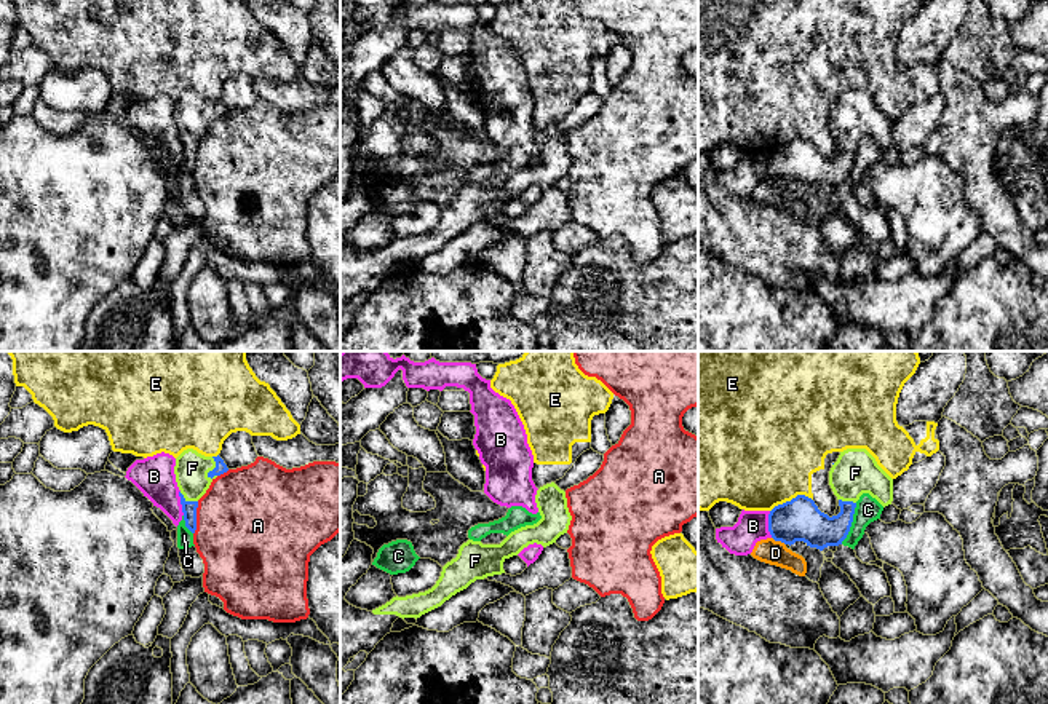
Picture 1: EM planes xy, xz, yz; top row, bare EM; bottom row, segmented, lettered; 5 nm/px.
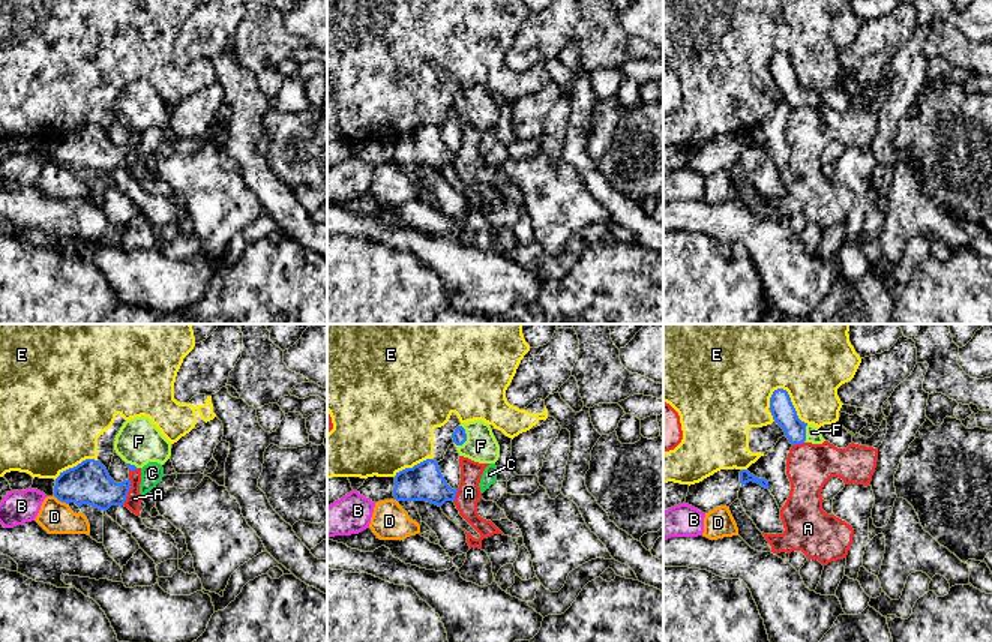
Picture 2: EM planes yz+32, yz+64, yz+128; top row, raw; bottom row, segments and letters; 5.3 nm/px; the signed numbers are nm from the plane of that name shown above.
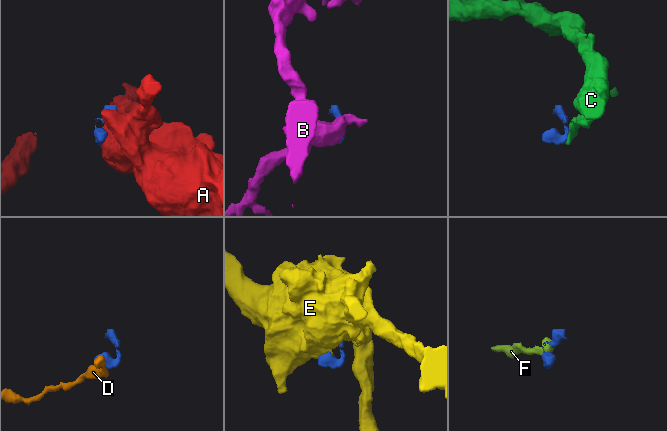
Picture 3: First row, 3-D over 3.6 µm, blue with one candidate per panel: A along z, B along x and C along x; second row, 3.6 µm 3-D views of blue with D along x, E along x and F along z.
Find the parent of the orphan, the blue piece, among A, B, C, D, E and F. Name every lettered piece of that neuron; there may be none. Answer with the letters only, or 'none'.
F

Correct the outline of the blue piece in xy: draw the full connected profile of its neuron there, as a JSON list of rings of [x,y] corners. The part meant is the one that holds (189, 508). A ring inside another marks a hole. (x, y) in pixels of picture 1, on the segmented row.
[[[187,449],[176,458],[174,474],[181,490],[184,520],[192,533],[196,530],[198,500],[206,493],[211,482],[227,471],[228,468],[219,455],[204,457]]]

